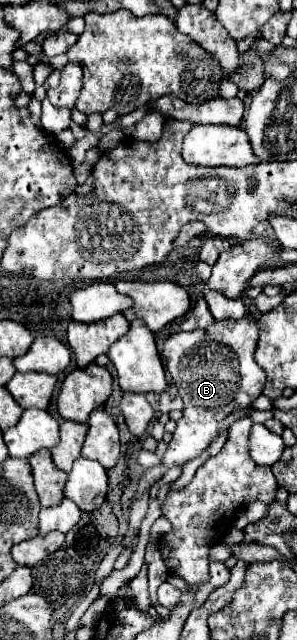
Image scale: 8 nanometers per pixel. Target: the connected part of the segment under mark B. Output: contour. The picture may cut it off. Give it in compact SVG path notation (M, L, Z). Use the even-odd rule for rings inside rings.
M247 314L241 320L217 320L205 330L175 332L165 340L163 358L183 398L183 418L177 422L177 430L173 432L173 440L161 464L149 468L141 476L131 504L135 504L141 498L141 494L147 492L147 488L155 484L155 480L159 480L171 466L183 466L189 460L197 458L201 452L205 452L211 446L211 442L219 436L219 424L229 414L251 406L251 402L261 396L261 390L265 386L265 372L255 362L257 342L257 318L251 314Z

